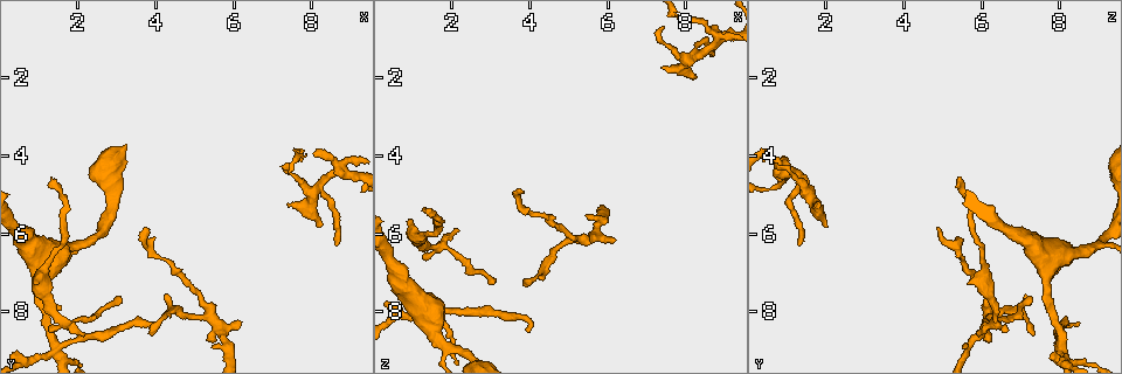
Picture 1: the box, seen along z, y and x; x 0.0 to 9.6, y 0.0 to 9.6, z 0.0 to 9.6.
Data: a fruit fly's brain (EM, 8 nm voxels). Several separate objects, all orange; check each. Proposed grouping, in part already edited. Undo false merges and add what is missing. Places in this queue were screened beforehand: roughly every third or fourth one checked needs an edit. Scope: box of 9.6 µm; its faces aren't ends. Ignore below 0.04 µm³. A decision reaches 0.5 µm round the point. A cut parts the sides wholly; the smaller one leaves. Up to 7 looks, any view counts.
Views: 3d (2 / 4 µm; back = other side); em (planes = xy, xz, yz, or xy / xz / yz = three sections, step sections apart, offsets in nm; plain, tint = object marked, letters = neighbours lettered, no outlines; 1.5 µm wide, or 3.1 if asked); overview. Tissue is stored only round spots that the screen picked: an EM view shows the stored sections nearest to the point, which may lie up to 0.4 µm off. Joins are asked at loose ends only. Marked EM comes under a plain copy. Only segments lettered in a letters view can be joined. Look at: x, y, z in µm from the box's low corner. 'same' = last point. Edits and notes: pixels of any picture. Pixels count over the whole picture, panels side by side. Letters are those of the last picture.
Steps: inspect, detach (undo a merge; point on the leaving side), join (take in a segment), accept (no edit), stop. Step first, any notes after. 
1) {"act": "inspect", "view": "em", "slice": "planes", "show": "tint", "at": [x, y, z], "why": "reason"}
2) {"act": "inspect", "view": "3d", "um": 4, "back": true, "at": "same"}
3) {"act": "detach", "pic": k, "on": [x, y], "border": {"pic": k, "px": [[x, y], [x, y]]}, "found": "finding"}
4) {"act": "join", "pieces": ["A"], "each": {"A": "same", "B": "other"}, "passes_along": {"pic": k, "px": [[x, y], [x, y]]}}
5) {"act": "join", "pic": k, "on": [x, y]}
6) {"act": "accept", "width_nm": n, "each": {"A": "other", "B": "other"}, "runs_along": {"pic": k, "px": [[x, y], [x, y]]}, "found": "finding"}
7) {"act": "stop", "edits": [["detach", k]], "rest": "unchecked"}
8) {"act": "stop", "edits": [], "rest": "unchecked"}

{"act": "inspect", "view": "3d", "um": 4, "at": [8.20, 5.85, 2.05], "why": "branch stops here"}

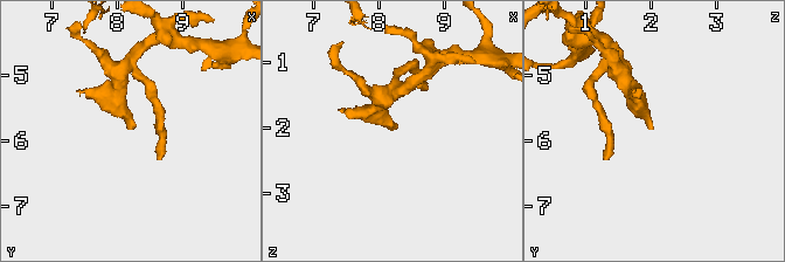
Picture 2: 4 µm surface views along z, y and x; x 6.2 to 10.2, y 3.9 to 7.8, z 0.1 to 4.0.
{"act": "inspect", "view": "em", "slice": "yz", "step": 8, "show": "letters", "at": [8.20, 5.80, 2.00], "why": "now the EM"}

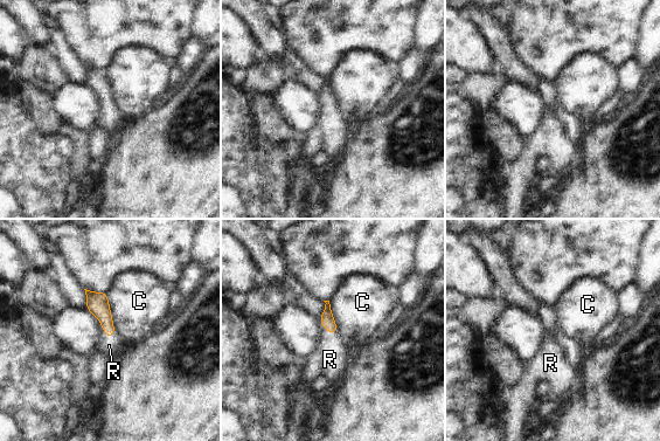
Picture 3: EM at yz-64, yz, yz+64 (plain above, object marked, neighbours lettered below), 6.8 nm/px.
{"act": "inspect", "view": "em", "slice": "planes", "show": "letters", "at": "same", "why": "cut it another way"}

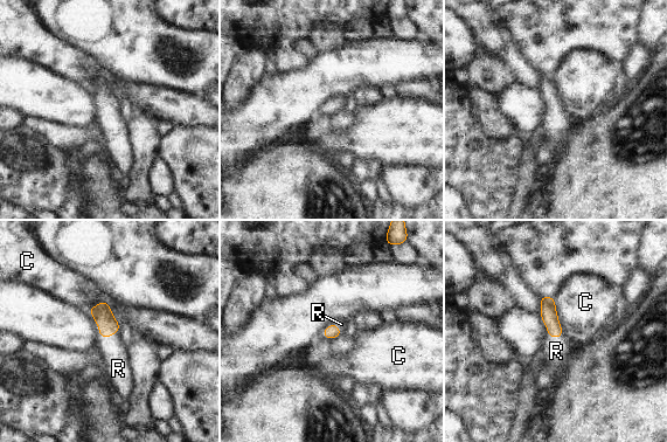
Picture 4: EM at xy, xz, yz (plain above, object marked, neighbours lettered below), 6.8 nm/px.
{"act": "join", "pic": 4, "on": [118, 368], "each": {"C": "other", "R": "same"}, "passes_along": {"pic": 4, "px": [[108, 325], [109, 337], [118, 368]]}, "found": "it goes on there"}

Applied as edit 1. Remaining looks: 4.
{"act": "inspect", "view": "overview"}

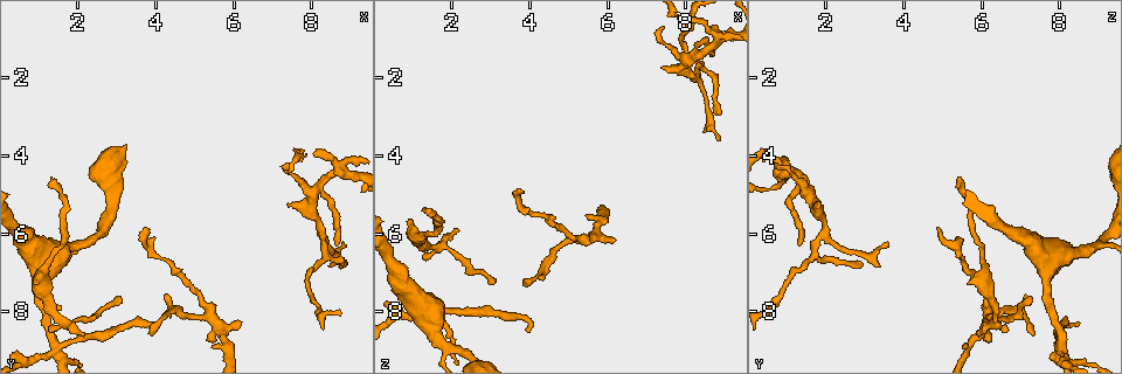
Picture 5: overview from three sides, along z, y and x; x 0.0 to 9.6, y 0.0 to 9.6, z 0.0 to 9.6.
{"act": "inspect", "view": "em", "slice": "planes", "show": "letters", "at": [1.25, 4.80, 5.35], "why": "branch stops here"}

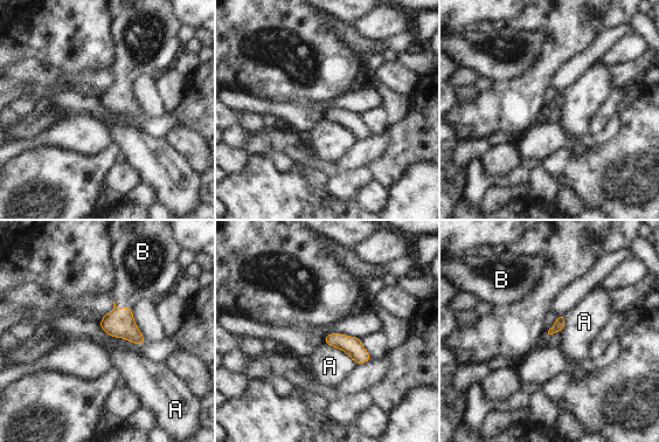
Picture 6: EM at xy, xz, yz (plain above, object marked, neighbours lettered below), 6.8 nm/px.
{"act": "join", "pic": 6, "on": [139, 276], "width_nm": 80, "each": {"A": "other", "B": "same"}, "passes_along": {"pic": 6, "px": [[125, 327], [123, 308], [139, 276]]}, "found": "the neuron continues"}

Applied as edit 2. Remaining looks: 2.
{"act": "inspect", "view": "em", "slice": "planes", "show": "letters", "at": [1.45, 8.90, 7.95], "why": "four or more arms meet"}

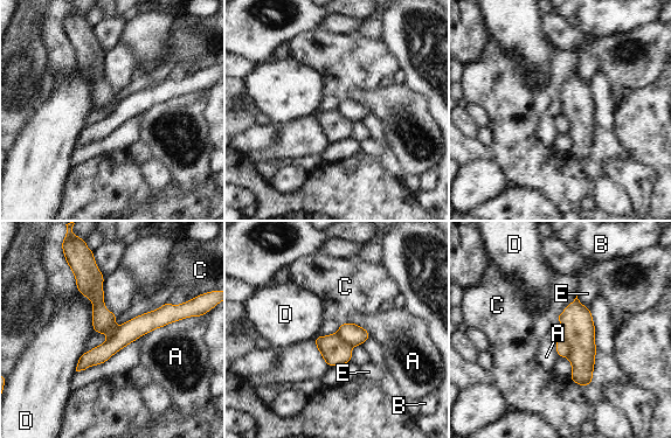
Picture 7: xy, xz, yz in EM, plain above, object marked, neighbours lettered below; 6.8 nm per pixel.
{"act": "detach", "pic": 7, "on": [561, 346], "longest_contact_nm": ["A", 420], "each": {"A": "other", "B": "other", "C": "other", "D": "other", "E": "other"}, "part_leaving": {"pic": 7, "px": [[180, 315], [133, 328], [80, 367]]}, "found": "a second neuron is stuck on"}

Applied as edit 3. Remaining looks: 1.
{"act": "stop", "edits": [["join", 4], ["join", 6], ["detach", 7]], "rest": "unchecked"}

